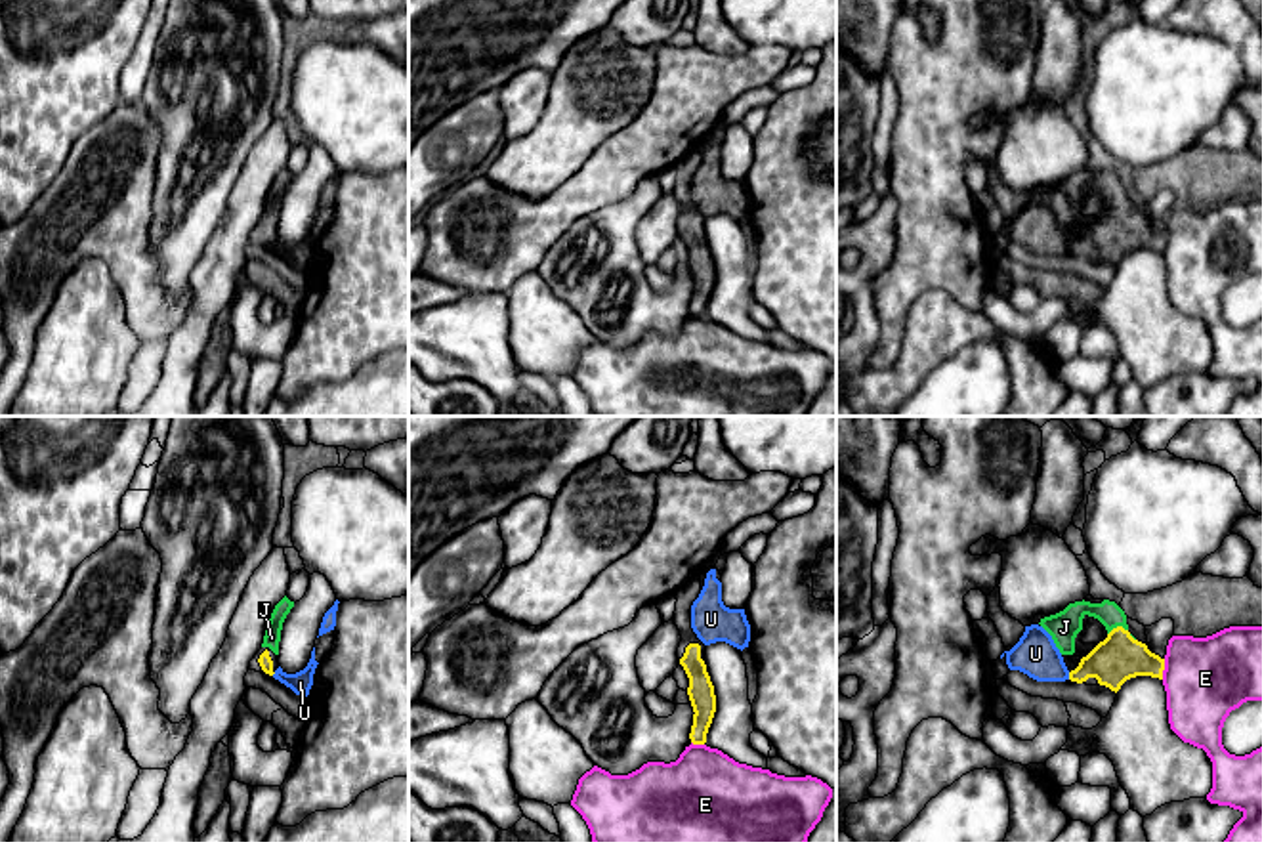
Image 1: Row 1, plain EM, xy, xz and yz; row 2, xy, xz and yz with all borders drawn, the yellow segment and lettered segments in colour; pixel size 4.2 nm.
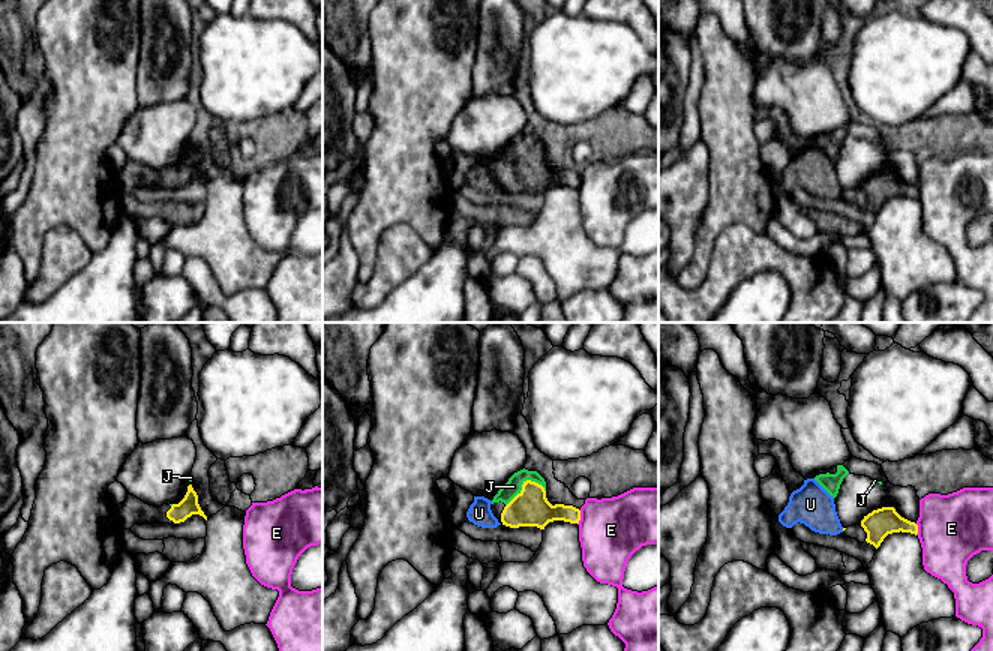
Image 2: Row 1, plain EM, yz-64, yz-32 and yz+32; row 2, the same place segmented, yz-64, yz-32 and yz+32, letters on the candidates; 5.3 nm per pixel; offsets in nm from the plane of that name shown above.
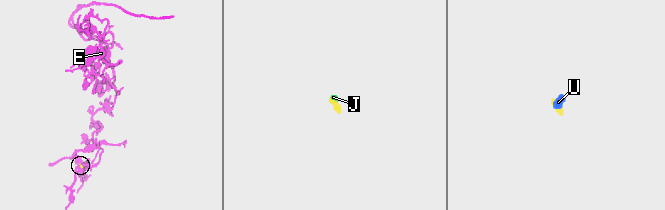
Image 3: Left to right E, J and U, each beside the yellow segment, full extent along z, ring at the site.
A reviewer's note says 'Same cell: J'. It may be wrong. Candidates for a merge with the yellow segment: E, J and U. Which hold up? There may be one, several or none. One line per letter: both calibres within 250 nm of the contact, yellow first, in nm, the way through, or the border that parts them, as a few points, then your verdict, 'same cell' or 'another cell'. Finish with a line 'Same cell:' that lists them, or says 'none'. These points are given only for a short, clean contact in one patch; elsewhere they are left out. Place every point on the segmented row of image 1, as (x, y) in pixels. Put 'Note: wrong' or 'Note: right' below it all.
E: calibres 200 and 360 nm; border yz (1165, 659), (1161, 678); another cell
J: calibres 200 and 130 nm; same cell
U: calibres 200 and 180 nm; border yz (1068, 673), (1070, 678); another cell
Same cell: J
Note: right

